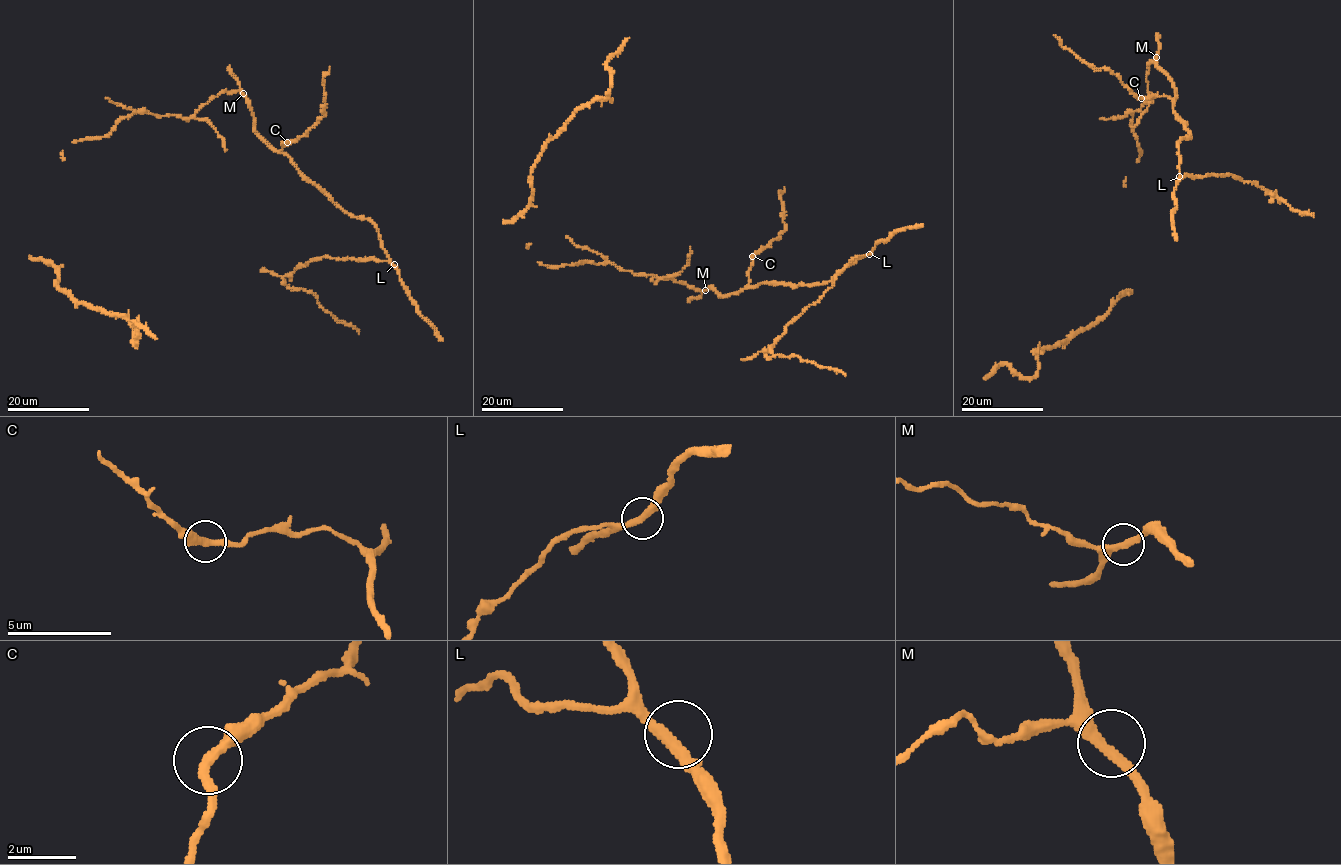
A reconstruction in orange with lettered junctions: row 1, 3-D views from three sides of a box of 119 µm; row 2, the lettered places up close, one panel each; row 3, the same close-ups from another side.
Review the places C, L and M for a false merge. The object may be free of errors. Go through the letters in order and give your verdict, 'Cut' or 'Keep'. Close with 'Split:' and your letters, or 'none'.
C: Keep
L: Keep
M: Keep
Split: none

